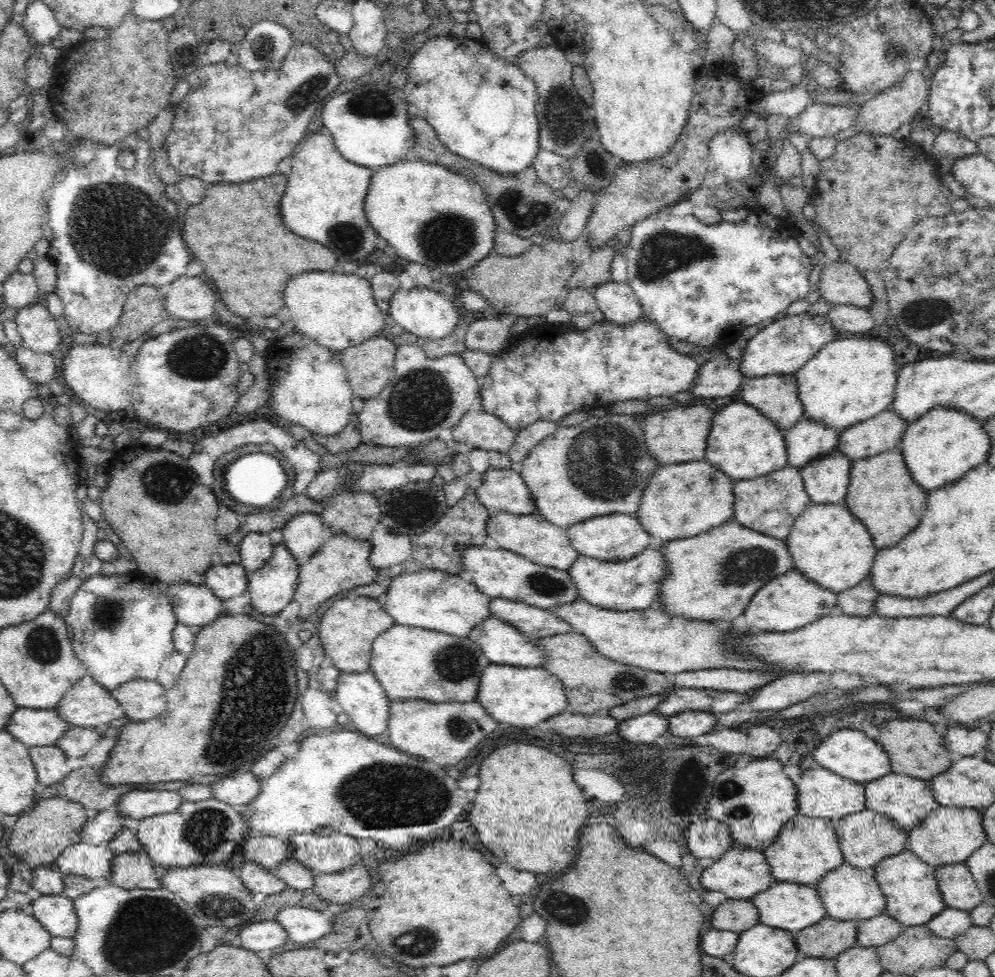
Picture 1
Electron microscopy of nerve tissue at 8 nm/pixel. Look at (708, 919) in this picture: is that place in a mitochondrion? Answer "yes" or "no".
no

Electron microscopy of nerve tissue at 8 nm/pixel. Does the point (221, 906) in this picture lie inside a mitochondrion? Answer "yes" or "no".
yes

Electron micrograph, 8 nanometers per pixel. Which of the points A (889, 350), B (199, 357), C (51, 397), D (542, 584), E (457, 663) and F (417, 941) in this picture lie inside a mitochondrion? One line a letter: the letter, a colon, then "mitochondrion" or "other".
A: other
B: mitochondrion
C: other
D: mitochondrion
E: mitochondrion
F: mitochondrion

